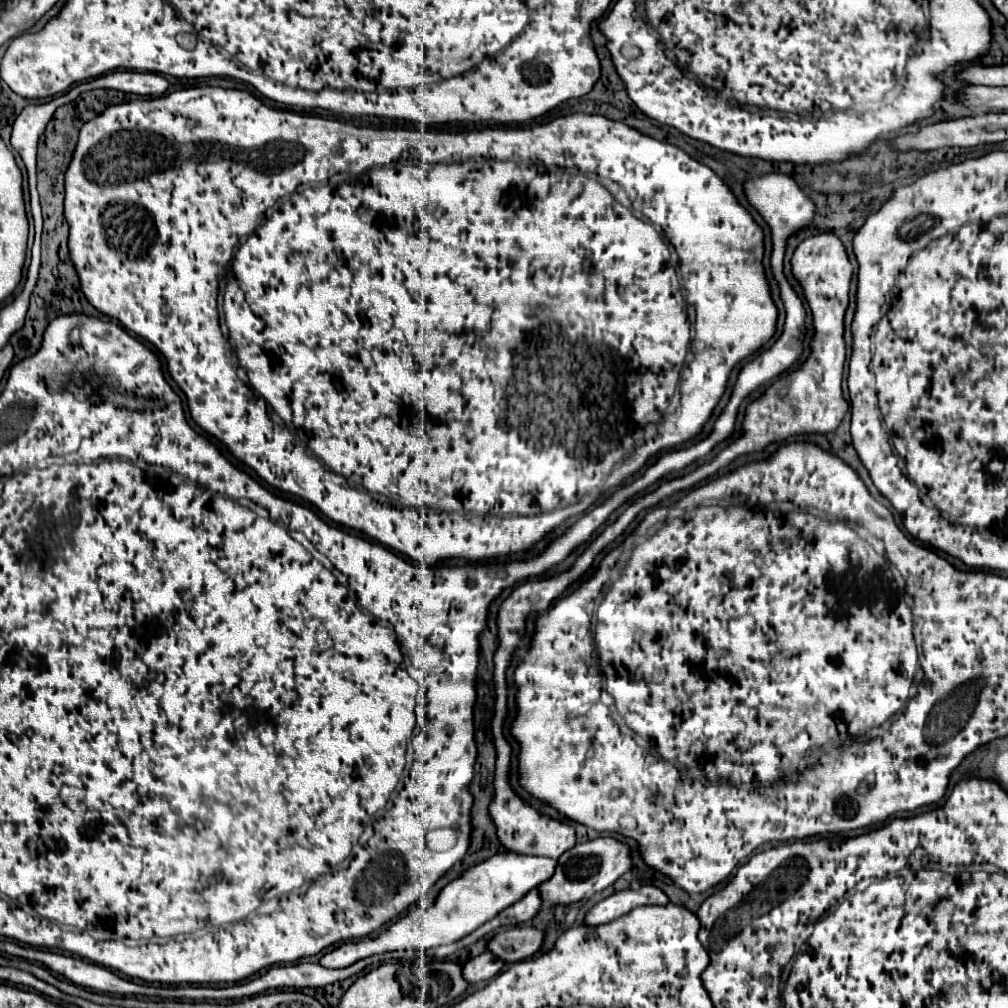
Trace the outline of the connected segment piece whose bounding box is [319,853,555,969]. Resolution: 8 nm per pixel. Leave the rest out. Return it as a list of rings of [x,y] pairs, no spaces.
[[[499,853],[491,859],[469,867],[461,877],[451,881],[441,889],[435,903],[429,909],[413,909],[405,917],[397,919],[387,931],[379,933],[375,939],[363,941],[347,941],[333,951],[321,957],[321,965],[329,969],[343,969],[353,965],[359,959],[385,953],[385,951],[399,951],[399,949],[431,949],[439,945],[449,945],[465,935],[473,933],[477,927],[493,919],[505,907],[519,901],[527,891],[537,887],[539,883],[547,881],[555,871],[555,859],[539,857],[539,855],[515,855],[515,853]]]

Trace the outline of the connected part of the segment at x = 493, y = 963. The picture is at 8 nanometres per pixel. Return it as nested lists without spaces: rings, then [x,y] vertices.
[[[481,953],[473,959],[469,959],[465,965],[463,965],[463,979],[471,985],[475,983],[483,983],[483,981],[489,981],[493,979],[501,969],[503,969],[503,961],[495,959],[493,953]]]

